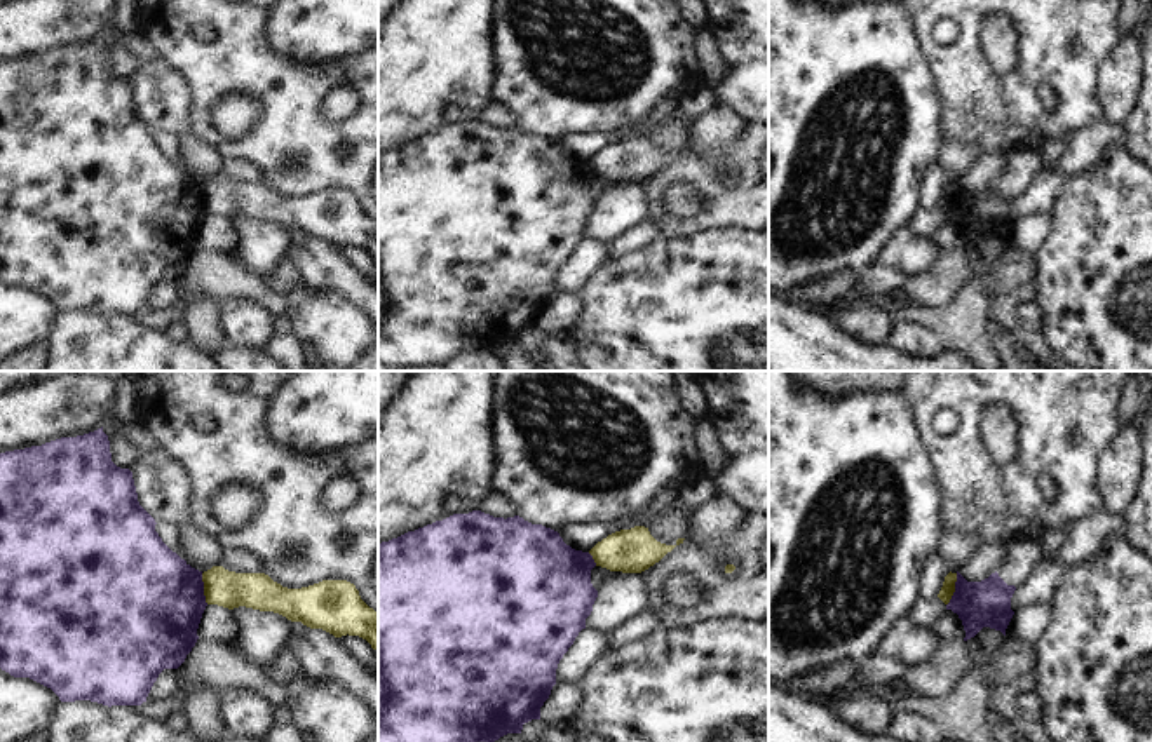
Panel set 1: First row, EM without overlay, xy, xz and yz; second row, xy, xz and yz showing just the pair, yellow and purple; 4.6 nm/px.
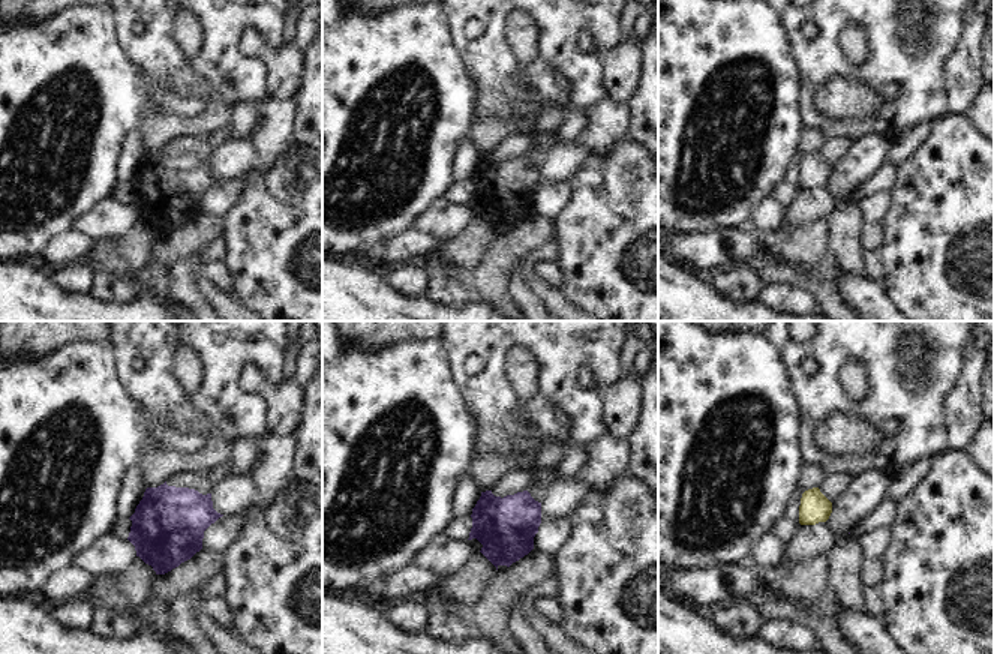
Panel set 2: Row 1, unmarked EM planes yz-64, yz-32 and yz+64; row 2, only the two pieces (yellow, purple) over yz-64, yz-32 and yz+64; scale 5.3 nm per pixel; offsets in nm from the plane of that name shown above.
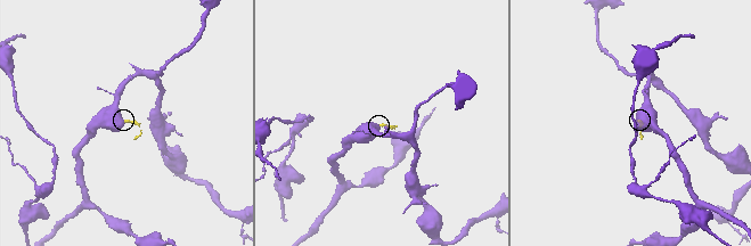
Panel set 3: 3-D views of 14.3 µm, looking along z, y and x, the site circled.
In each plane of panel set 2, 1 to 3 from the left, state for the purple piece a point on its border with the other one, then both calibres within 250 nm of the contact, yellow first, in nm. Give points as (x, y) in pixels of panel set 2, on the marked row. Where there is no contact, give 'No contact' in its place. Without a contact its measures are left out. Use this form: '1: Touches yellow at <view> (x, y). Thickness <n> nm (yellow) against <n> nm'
1: No contact
2: No contact
3: No contact

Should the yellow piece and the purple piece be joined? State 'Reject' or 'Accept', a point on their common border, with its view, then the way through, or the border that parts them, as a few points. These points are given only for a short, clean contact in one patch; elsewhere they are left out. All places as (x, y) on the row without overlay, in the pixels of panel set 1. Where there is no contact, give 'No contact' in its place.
Reject. Touches yellow at yz (954, 199). Boundary: yz (957, 183), (954, 204), (947, 215)

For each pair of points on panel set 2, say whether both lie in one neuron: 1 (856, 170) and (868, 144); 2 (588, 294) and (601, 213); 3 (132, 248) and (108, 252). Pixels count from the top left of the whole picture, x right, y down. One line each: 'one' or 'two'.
1: one
2: one
3: two

